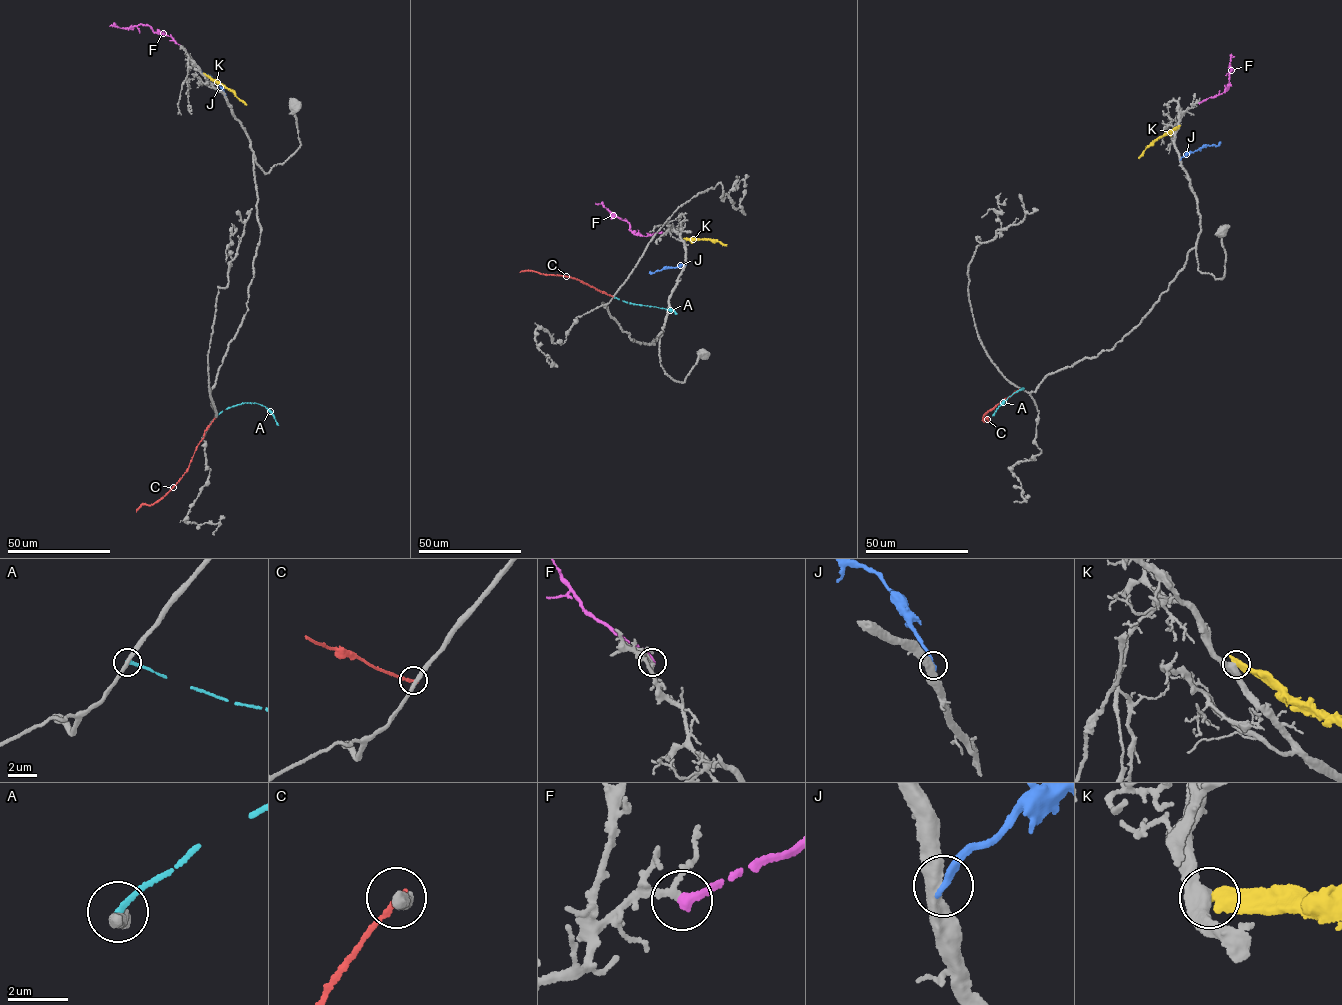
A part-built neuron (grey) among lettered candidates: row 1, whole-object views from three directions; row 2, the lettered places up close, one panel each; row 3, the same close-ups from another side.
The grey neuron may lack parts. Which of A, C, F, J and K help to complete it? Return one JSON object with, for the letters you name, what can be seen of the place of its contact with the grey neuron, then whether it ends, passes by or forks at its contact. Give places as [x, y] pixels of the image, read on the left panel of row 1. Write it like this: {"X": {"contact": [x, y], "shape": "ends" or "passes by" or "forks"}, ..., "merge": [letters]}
{"F": {"contact": [185, 50], "shape": "ends"}, "merge": ["F"]}

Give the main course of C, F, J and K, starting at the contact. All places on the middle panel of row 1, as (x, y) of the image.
C: (613, 296), (563, 275), (520, 272)
F: (666, 232), (646, 236), (634, 234), (626, 221), (596, 203)
J: (685, 265), (649, 271)
K: (681, 239), (703, 238), (727, 244)

